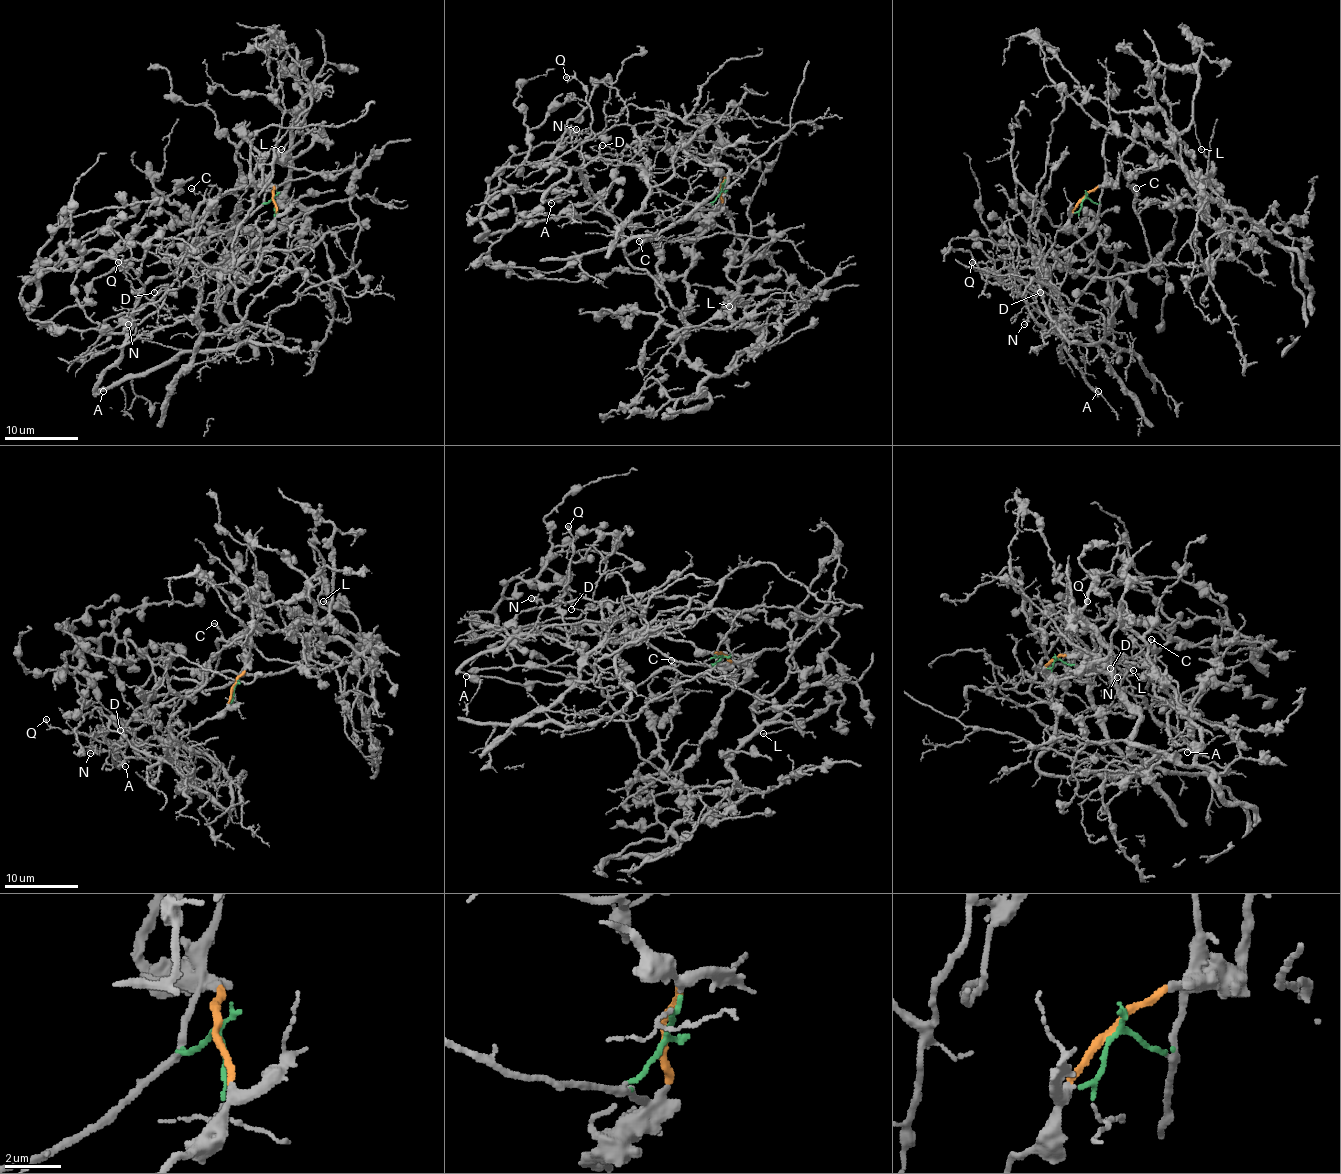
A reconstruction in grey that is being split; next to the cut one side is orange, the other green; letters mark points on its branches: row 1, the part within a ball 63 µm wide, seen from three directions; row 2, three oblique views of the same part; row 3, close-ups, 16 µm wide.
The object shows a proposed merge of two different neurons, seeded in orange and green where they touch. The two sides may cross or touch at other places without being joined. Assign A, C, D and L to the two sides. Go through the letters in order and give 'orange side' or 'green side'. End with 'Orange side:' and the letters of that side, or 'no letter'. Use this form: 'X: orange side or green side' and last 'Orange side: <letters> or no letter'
A: green side
C: green side
D: green side
L: orange side
Orange side: L

